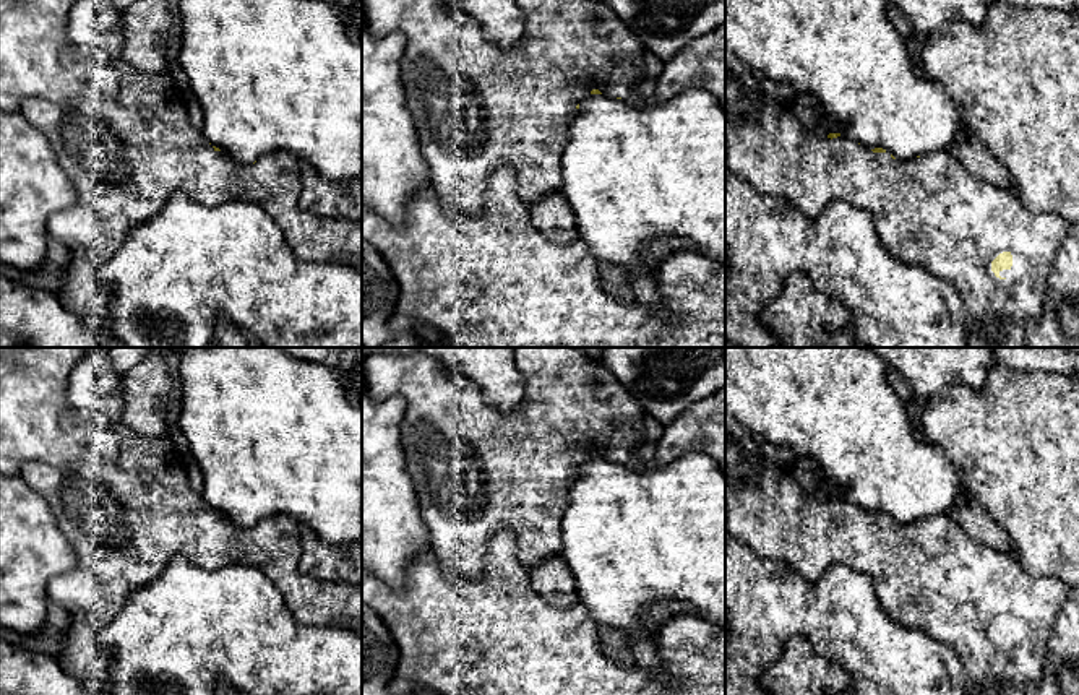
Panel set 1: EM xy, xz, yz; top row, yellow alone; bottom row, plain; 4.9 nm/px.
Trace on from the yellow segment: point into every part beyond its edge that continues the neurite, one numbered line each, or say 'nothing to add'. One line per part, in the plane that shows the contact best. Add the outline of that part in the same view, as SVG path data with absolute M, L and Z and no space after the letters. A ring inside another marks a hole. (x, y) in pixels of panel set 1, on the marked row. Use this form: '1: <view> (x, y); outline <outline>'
1: yz (933, 213); outline M725 49L725 164L758 192L784 196L810 218L816 218L831 201L847 201L866 208L879 221L883 247L896 260L922 266L957 289L965 309L967 348L1024 348L1025 322L1043 313L1051 296L1048 279L1058 250L1069 232L1058 213L1035 213L1025 208L1011 190L975 177L951 151L925 153L912 159L892 159L873 153L845 136L821 138L806 130L790 104L769 97L753 70ZM1003 252L1012 255L1012 266L996 278L991 261Z

